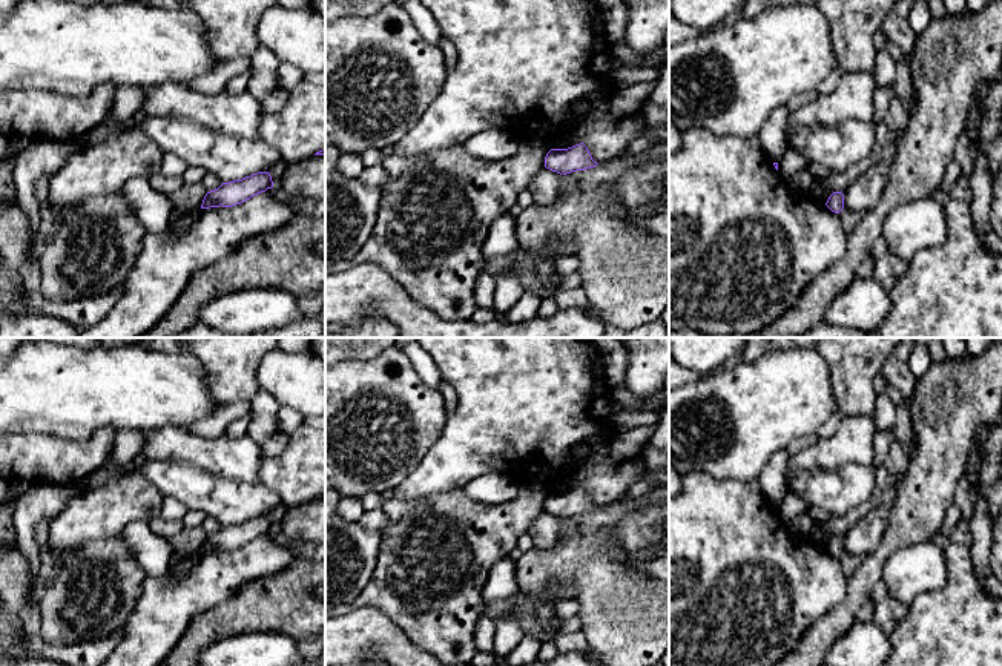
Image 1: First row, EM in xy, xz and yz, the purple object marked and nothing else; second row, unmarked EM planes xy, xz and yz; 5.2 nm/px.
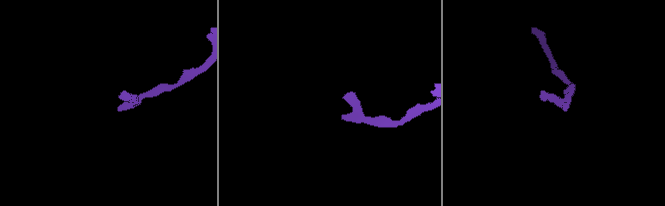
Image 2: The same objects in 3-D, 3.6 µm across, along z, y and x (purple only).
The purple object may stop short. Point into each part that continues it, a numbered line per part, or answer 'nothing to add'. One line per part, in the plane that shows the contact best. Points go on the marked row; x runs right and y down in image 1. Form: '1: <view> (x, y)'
nothing to add

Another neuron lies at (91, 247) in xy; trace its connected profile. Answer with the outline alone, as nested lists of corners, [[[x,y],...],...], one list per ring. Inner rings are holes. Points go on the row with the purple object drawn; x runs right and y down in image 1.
[[[121,192],[84,198],[66,209],[48,199],[43,209],[55,216],[52,226],[41,229],[43,244],[37,258],[44,298],[75,301],[101,296],[126,281],[147,230]]]

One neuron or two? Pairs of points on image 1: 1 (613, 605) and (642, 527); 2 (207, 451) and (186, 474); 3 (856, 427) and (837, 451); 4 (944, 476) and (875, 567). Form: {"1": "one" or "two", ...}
{"1": "two", "2": "two", "3": "one", "4": "one"}

